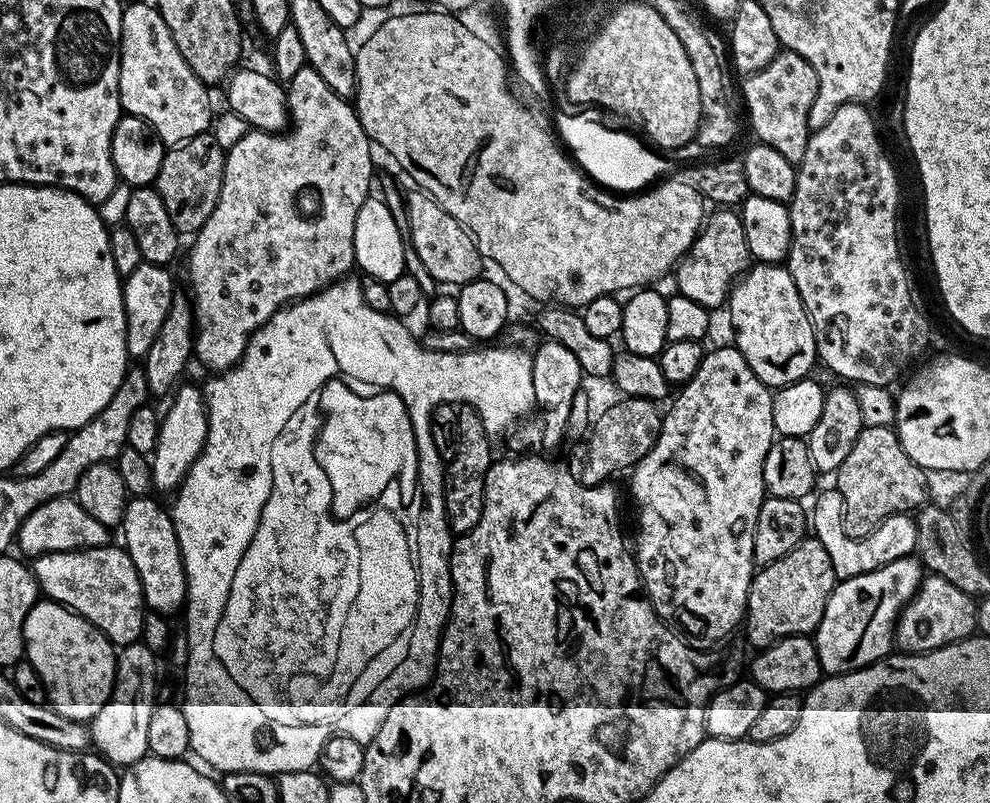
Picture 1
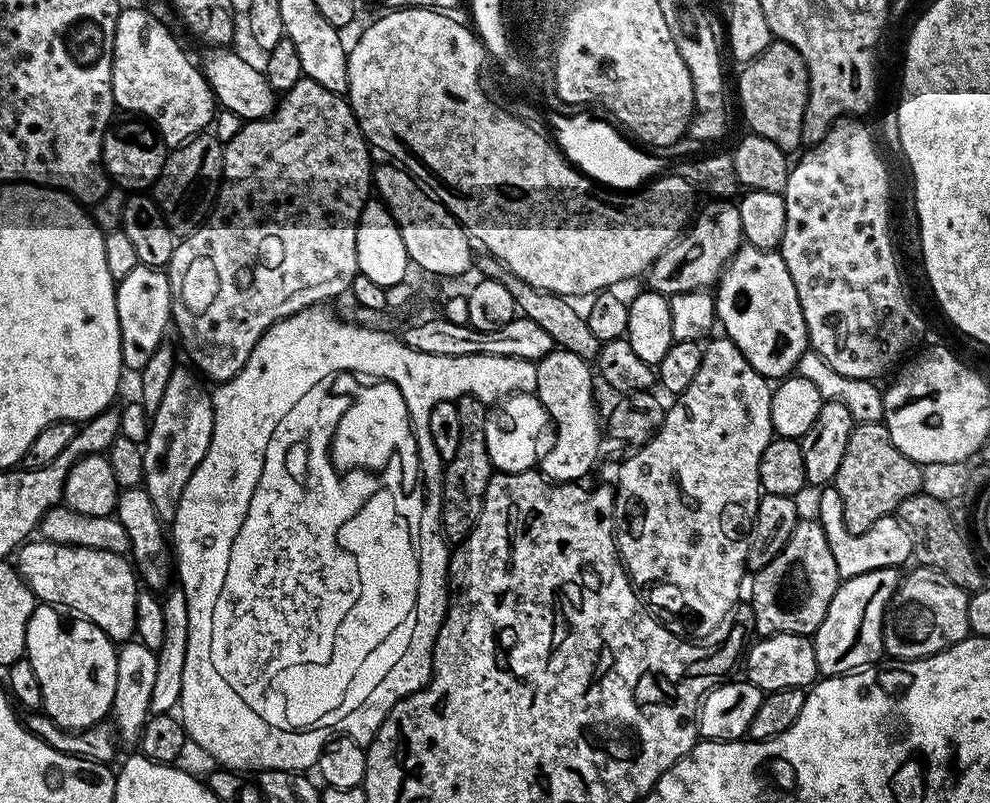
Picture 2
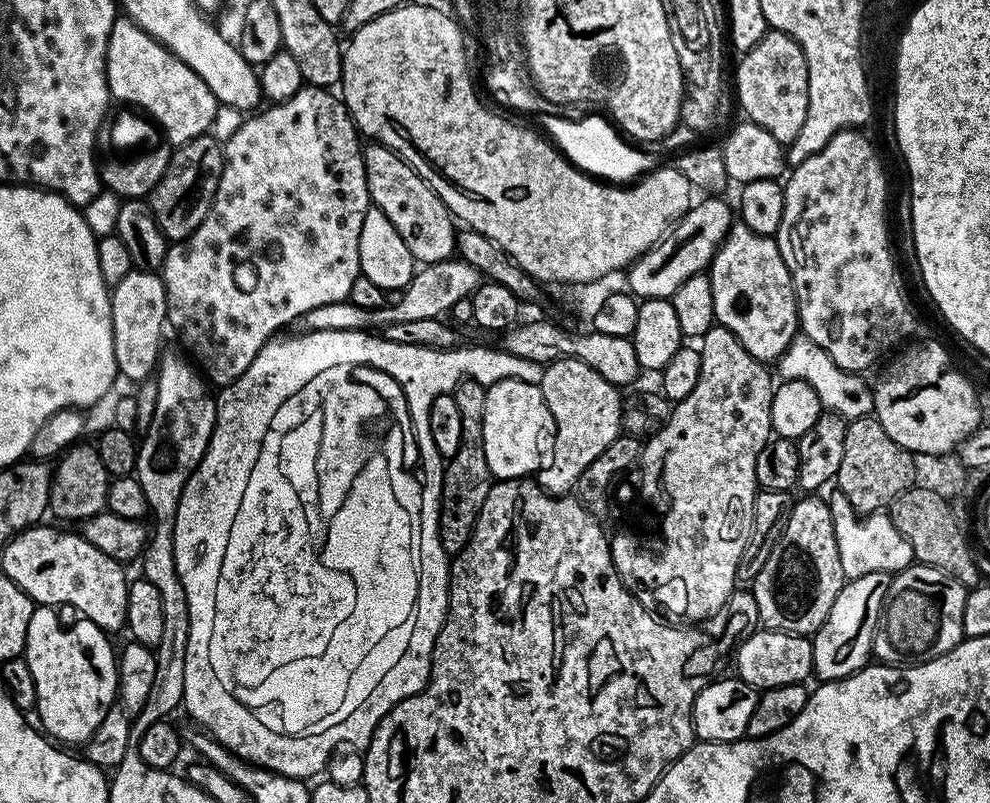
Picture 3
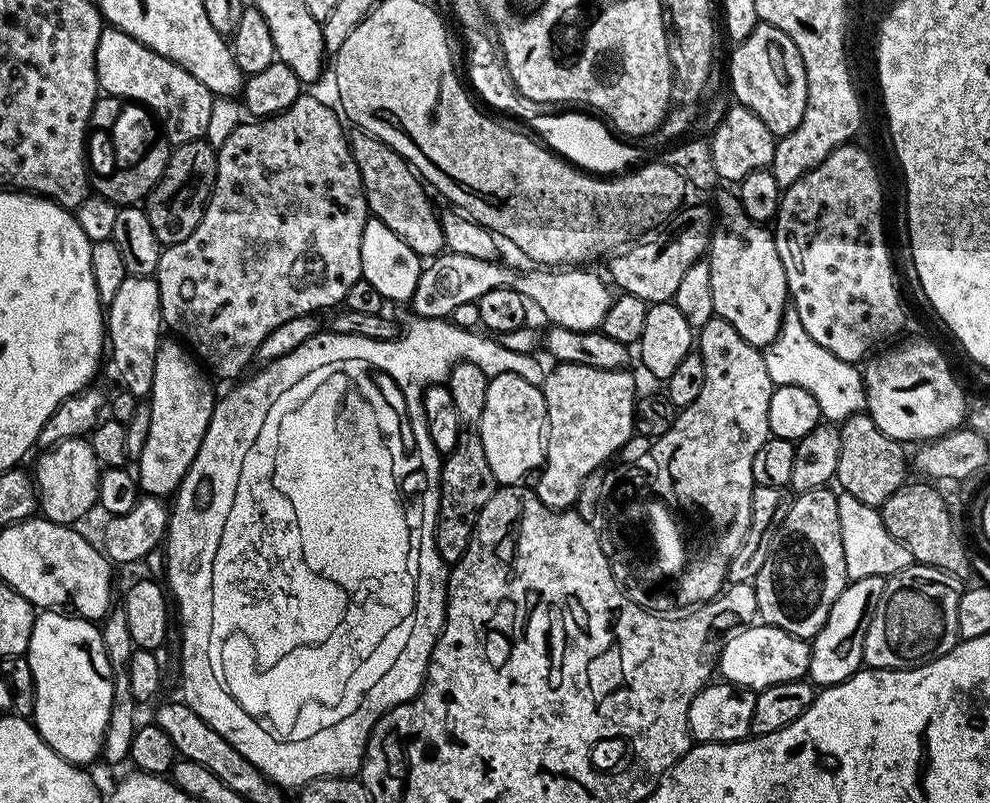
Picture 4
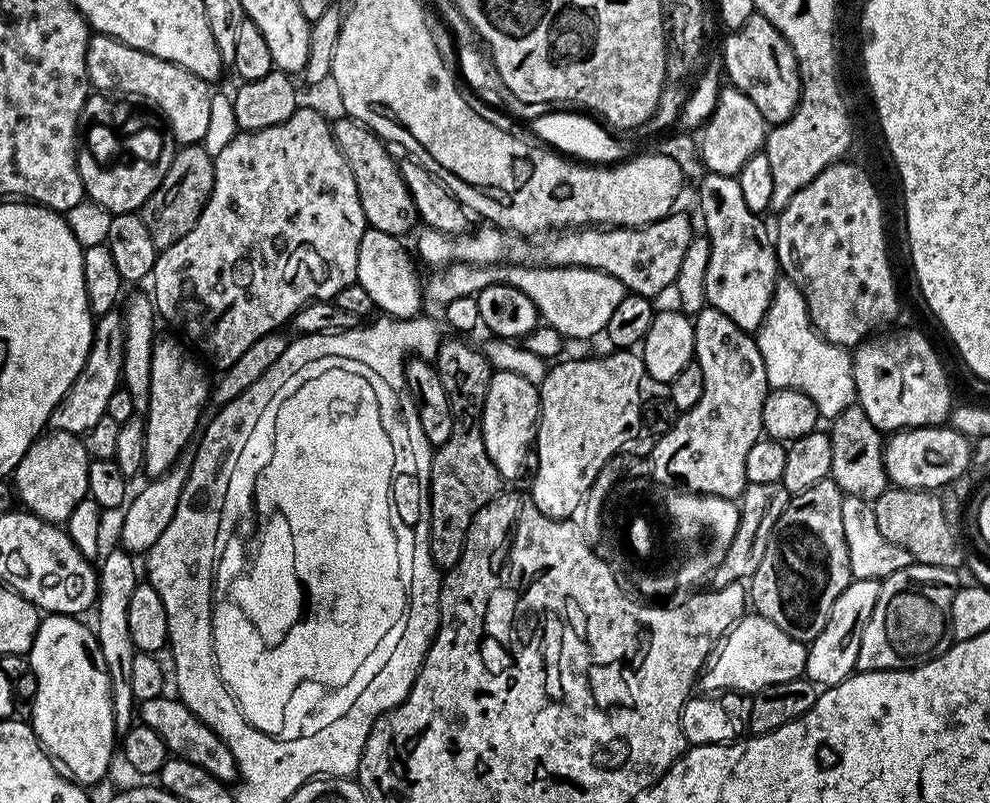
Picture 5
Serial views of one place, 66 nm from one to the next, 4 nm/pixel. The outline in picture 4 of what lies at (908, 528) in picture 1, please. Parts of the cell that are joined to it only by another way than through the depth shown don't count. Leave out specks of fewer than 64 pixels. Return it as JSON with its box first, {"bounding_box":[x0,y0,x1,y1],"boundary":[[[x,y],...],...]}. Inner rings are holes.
{"bounding_box":[836,491,914,581],"boundary":[[[841,491],[836,497],[838,502],[838,526],[842,526],[842,554],[846,554],[846,574],[849,581],[862,578],[885,578],[906,570],[914,563],[910,550],[886,530],[880,517],[879,507],[858,502],[854,494]]]}

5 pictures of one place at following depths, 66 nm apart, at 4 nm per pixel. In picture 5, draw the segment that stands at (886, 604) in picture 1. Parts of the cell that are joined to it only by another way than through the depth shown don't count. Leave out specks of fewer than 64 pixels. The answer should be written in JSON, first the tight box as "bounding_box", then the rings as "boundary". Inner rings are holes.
{"bounding_box":[804,580,880,686],"boundary":[[[853,580],[842,594],[838,594],[838,602],[834,602],[826,626],[822,626],[822,634],[807,645],[808,661],[804,671],[813,684],[831,686],[853,675],[858,646],[862,646],[862,630],[866,630],[866,622],[870,622],[870,614],[874,614],[879,593],[880,581]]]}

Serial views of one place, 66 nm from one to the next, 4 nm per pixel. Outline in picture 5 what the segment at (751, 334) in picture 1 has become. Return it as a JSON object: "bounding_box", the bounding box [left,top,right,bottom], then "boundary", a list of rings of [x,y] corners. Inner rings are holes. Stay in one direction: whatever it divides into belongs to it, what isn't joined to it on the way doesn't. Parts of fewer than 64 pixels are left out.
{"bounding_box":[698,172,778,333],"boundary":[[[708,172],[698,187],[700,212],[704,215],[703,231],[712,242],[710,262],[706,266],[708,304],[722,310],[722,314],[726,314],[726,318],[742,331],[755,333],[770,310],[778,283],[773,233],[769,225],[767,228],[762,222],[764,220],[746,206],[737,177]]]}

